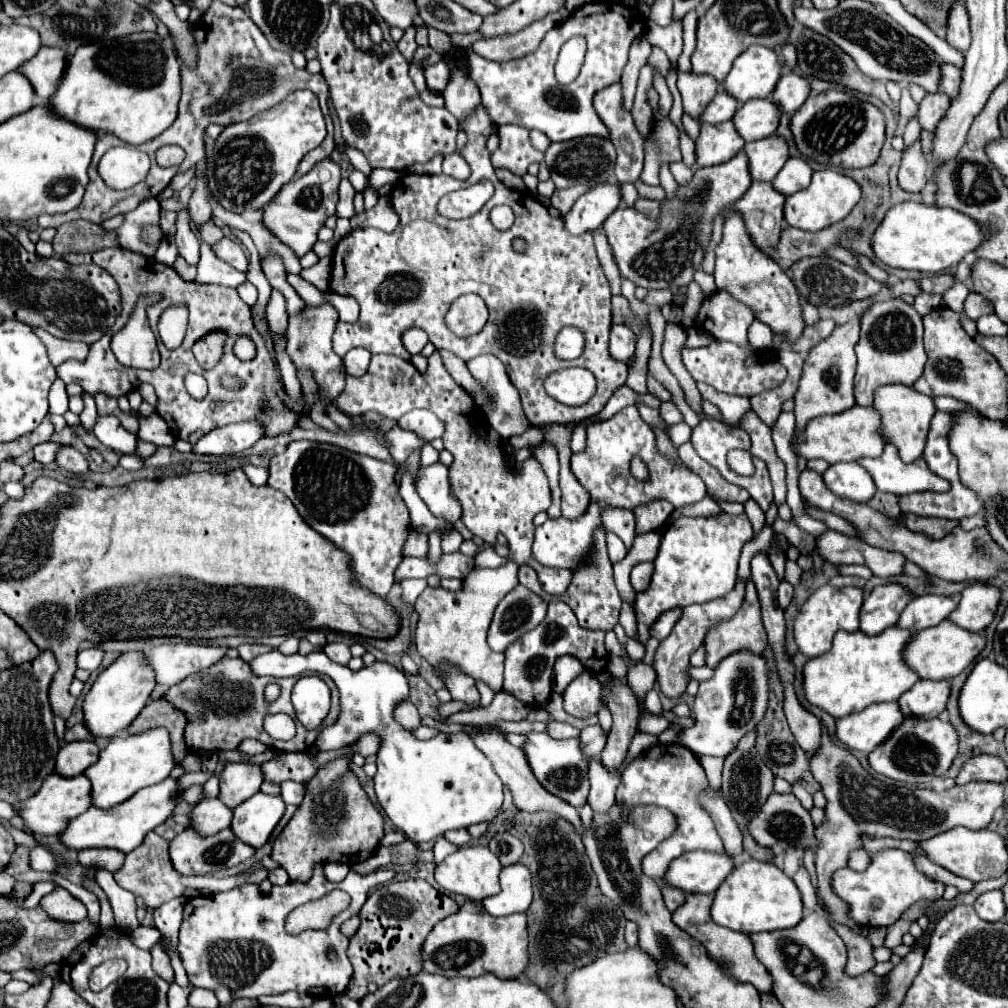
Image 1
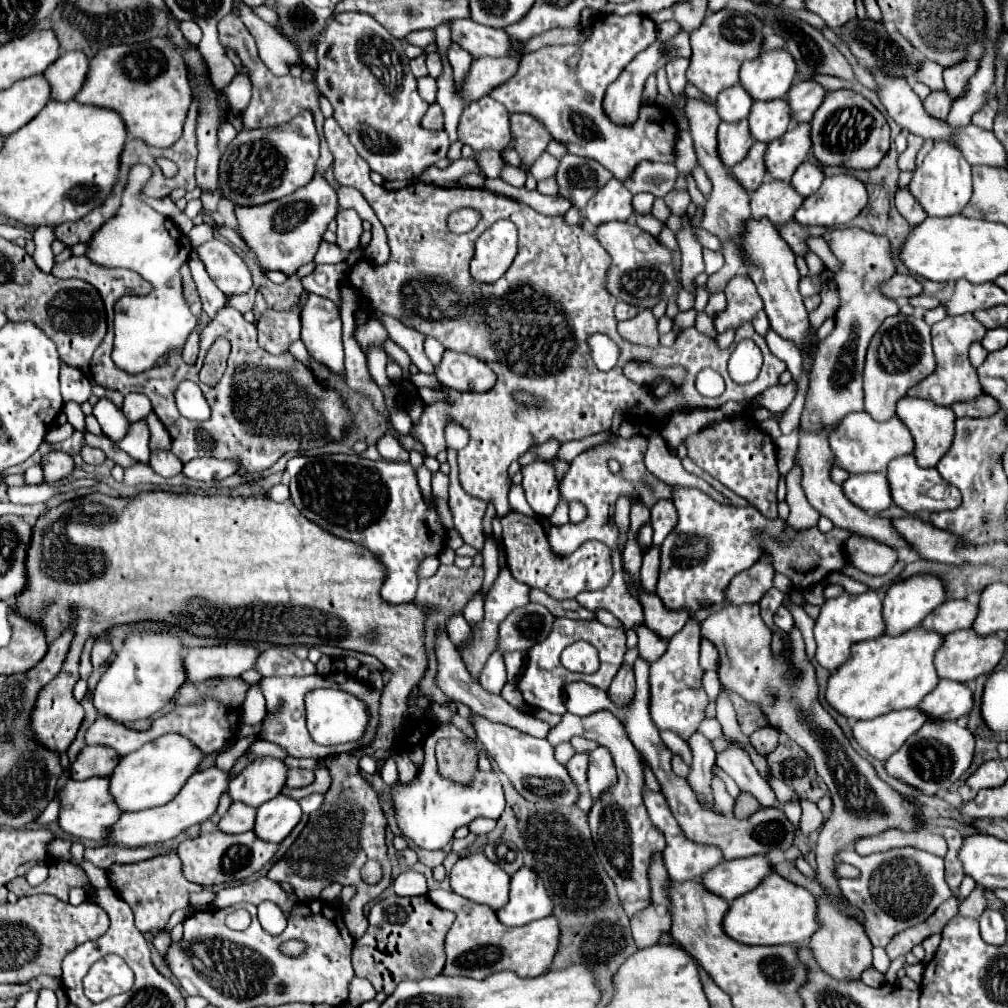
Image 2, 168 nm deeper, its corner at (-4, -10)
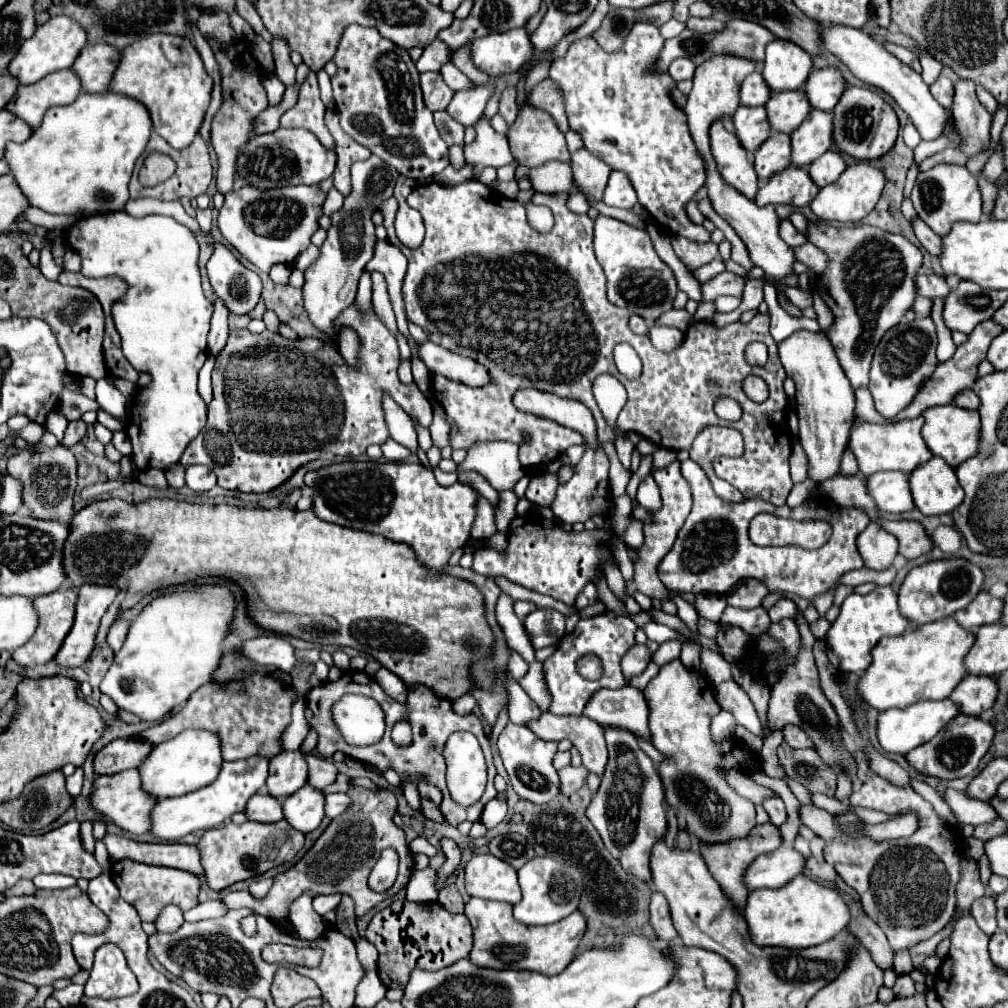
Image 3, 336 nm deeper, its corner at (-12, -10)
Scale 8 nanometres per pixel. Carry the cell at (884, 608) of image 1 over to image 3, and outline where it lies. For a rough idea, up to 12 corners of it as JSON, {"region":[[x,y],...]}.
{"region":[[965,558],[917,566],[899,590],[915,626],[951,616],[981,592]]}

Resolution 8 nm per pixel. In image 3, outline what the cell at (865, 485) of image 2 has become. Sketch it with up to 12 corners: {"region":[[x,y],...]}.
{"region":[[877,472],[867,484],[879,510],[915,508],[907,474]]}

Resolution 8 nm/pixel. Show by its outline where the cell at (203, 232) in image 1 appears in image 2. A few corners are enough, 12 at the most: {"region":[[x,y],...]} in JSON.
{"region":[[193,226],[189,236],[191,246],[197,248],[215,238],[211,226]]}

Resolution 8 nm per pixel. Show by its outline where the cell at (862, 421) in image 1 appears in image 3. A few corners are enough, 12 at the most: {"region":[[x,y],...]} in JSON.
{"region":[[923,416],[891,424],[859,422],[849,448],[859,470],[913,468],[933,458]]}

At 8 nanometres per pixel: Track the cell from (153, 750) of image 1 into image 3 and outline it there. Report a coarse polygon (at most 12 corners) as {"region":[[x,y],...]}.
{"region":[[183,730],[139,770],[143,788],[173,798],[211,784],[221,742]]}

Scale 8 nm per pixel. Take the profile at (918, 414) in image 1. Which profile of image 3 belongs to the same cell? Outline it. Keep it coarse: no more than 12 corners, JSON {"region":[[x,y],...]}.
{"region":[[925,410],[923,440],[953,468],[977,454],[977,410]]}

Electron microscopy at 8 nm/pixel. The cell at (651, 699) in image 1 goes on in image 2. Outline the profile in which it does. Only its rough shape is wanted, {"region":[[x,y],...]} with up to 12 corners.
{"region":[[659,732],[665,746],[691,766],[689,744],[675,732]]}

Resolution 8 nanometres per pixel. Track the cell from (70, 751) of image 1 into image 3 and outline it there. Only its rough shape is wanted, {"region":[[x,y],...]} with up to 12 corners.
{"region":[[119,738],[95,756],[97,774],[139,768],[153,746]]}

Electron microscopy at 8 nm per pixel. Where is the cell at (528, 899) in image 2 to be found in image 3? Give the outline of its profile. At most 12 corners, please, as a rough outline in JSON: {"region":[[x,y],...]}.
{"region":[[535,856],[519,870],[521,924],[553,924],[577,910],[583,874]]}

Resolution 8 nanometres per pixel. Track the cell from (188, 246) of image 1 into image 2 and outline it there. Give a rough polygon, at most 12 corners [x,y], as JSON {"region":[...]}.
{"region":[[193,250],[189,268],[197,284],[203,310],[213,318],[225,306],[223,292],[205,272]]}

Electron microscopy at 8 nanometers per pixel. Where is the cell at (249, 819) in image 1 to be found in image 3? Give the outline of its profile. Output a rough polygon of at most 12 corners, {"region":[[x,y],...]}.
{"region":[[309,784],[283,802],[285,820],[307,834],[325,818],[325,794]]}

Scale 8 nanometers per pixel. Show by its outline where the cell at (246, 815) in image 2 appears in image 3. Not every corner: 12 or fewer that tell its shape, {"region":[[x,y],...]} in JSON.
{"region":[[267,792],[247,802],[253,822],[277,822],[283,818],[281,802]]}

